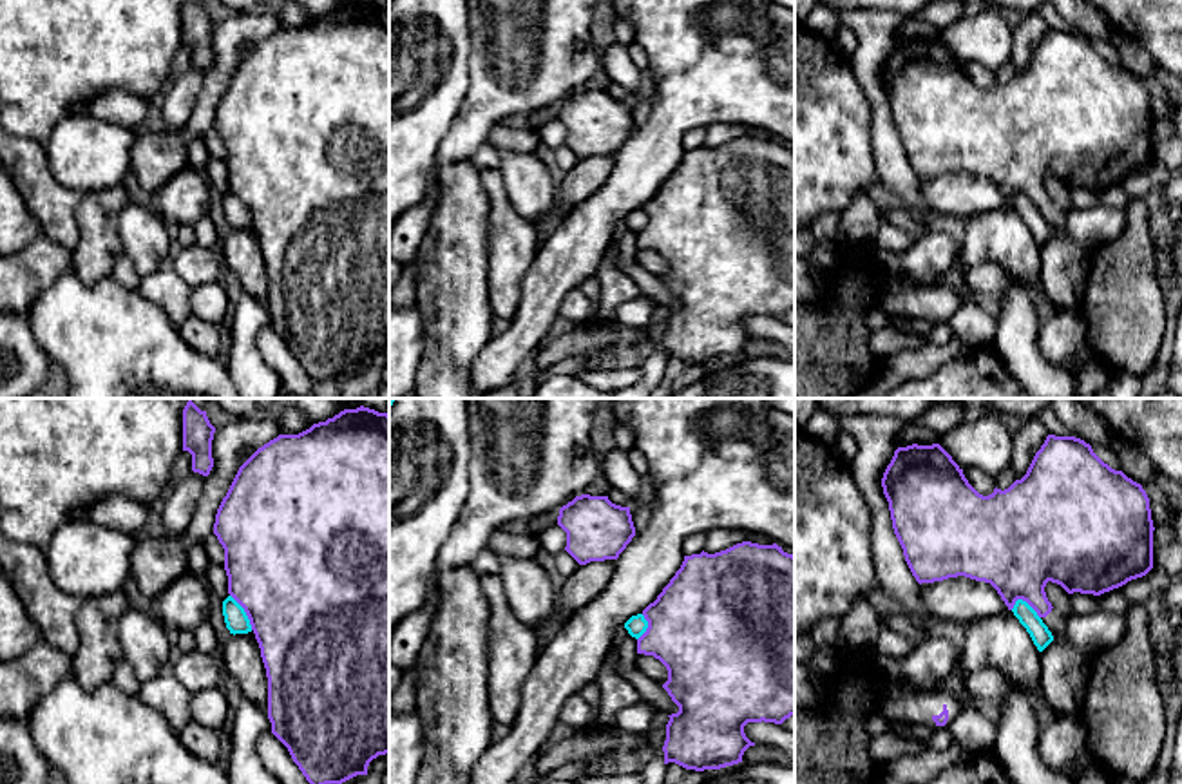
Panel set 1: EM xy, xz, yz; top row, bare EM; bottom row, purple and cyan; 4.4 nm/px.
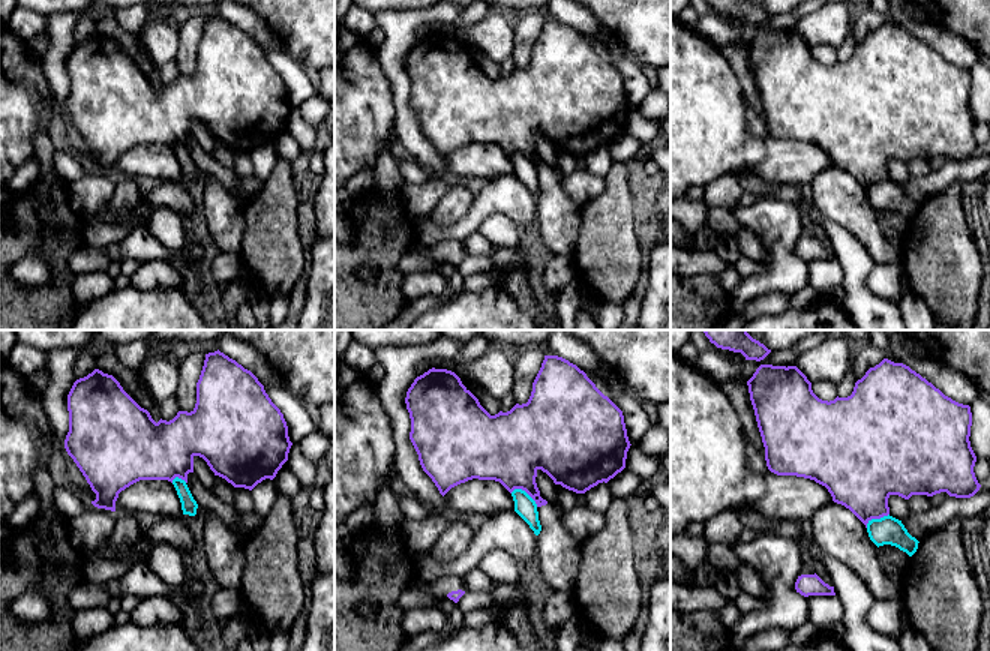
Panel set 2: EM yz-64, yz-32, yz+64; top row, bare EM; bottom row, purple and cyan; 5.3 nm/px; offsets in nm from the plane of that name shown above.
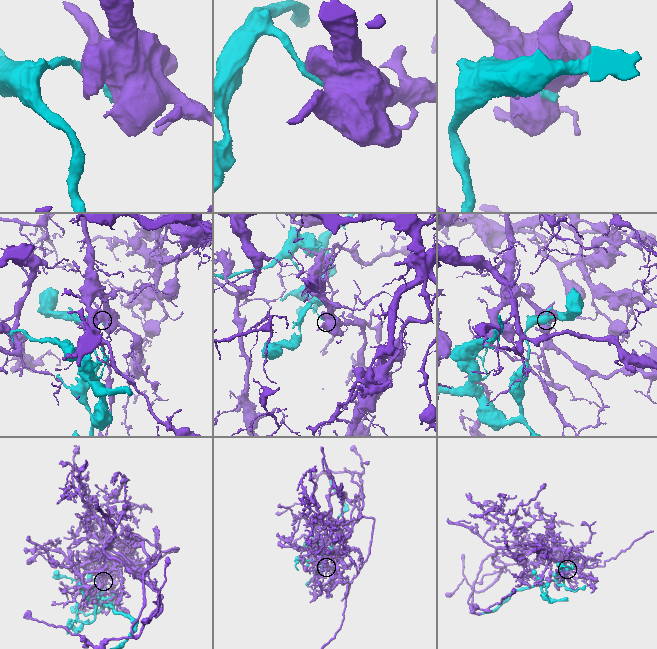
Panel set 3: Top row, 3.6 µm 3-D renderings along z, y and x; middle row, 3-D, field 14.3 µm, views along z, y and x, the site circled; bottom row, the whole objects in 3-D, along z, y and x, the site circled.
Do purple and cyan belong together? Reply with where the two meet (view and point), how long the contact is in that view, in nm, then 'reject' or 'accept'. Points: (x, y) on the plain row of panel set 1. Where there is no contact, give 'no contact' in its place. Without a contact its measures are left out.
meets purple in xy at (245, 205); contact 190 nm long; accept

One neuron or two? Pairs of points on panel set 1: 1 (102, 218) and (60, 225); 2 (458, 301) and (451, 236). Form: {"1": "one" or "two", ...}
{"1": "two", "2": "one"}

